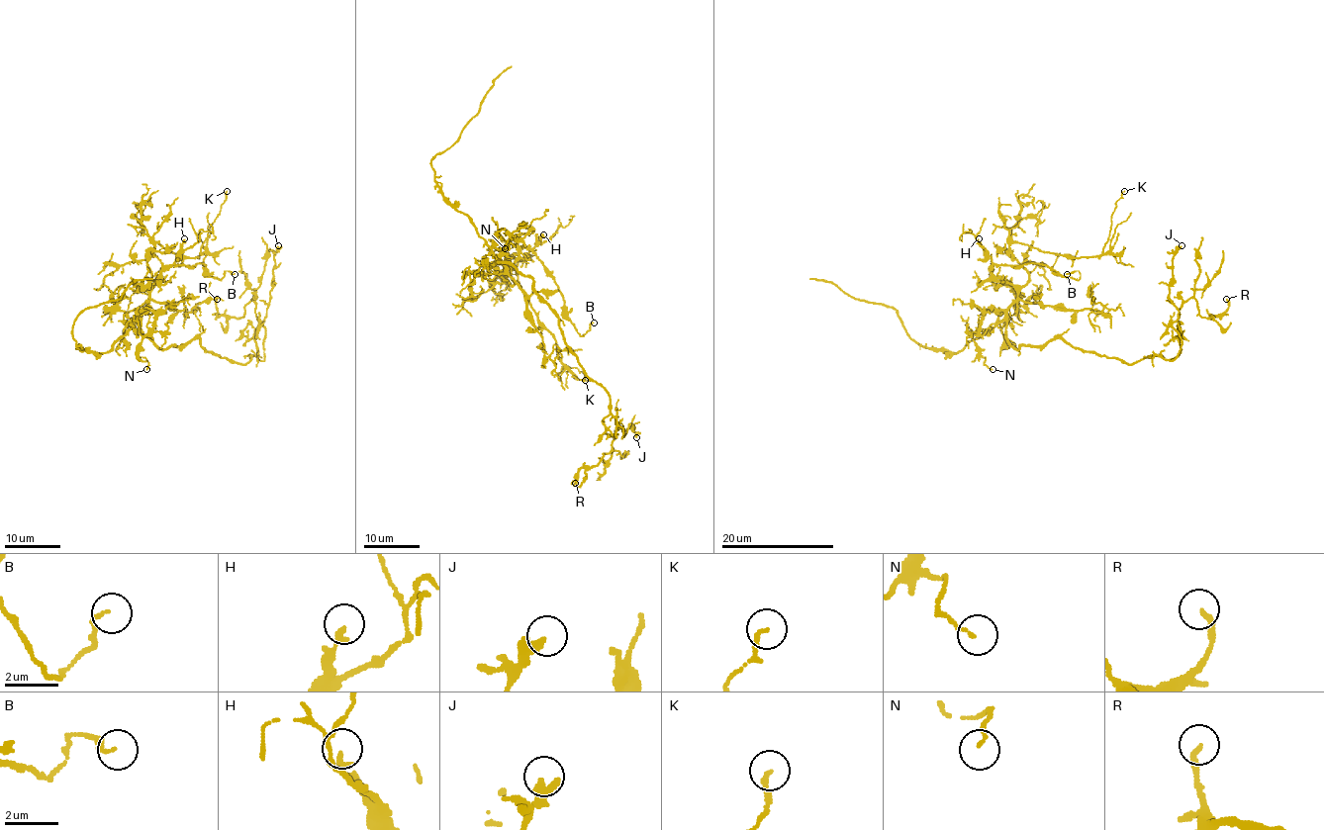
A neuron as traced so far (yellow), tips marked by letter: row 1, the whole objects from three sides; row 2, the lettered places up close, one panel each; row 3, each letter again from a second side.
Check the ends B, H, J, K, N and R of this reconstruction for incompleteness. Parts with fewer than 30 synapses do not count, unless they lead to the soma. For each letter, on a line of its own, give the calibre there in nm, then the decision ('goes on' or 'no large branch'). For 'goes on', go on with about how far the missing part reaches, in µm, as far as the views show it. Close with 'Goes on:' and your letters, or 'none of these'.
B: 120 nm | no large branch
H: 240 nm | no large branch
J: 200 nm | no large branch
K: 170 nm | no large branch
N: 110 nm | no large branch
R: 190 nm | no large branch
Goes on: none of these

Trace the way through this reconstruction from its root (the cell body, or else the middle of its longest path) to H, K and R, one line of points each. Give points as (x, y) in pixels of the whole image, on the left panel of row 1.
H: (173, 345), (159, 348), (141, 331), (141, 312), (150, 286), (174, 261), (184, 238)
K: (173, 345), (159, 348), (141, 331), (141, 312), (154, 284), (147, 258), (156, 243), (197, 257), (227, 191)
R: (173, 345), (198, 338), (221, 358), (238, 363), (257, 359), (252, 298), (241, 318), (220, 316), (217, 299)

